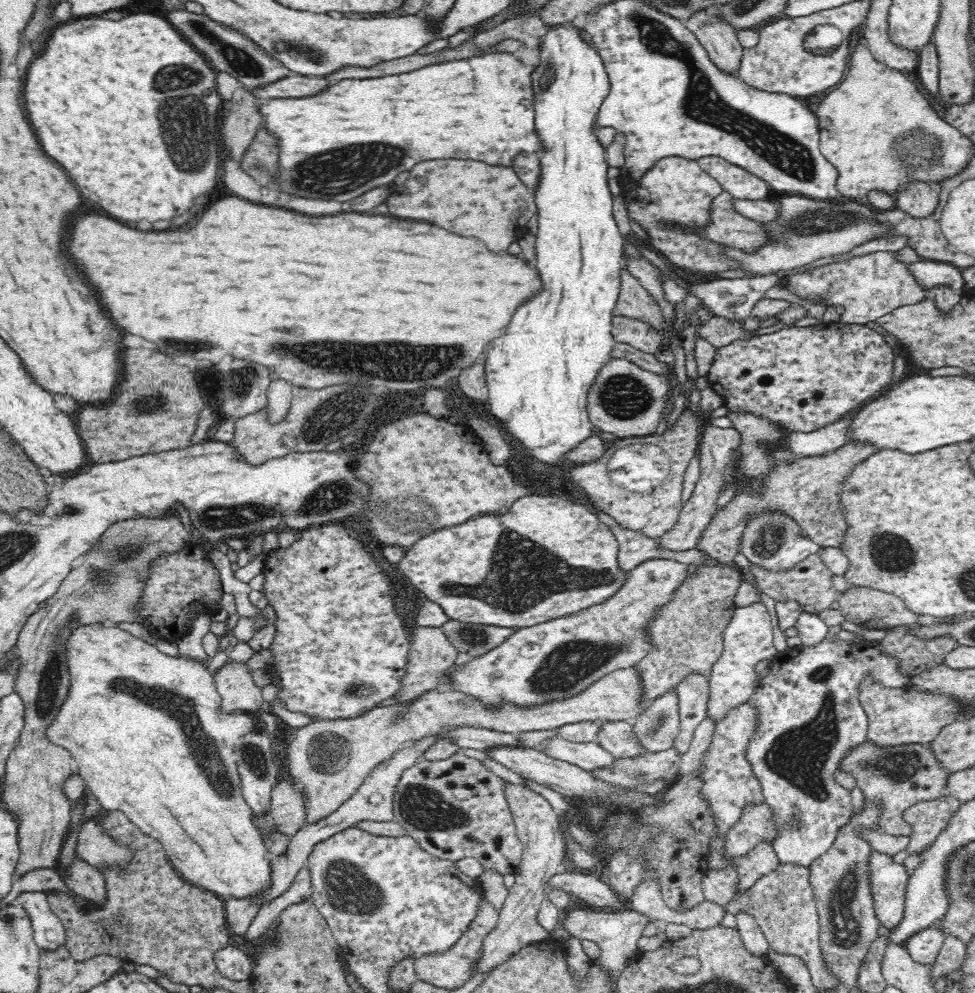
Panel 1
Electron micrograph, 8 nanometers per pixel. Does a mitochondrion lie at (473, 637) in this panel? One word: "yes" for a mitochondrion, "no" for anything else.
yes

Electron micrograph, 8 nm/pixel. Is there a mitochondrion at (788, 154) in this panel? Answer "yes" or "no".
yes

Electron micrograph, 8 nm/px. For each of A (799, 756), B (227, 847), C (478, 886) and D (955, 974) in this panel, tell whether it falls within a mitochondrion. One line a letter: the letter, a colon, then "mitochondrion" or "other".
A: mitochondrion
B: other
C: other
D: other

